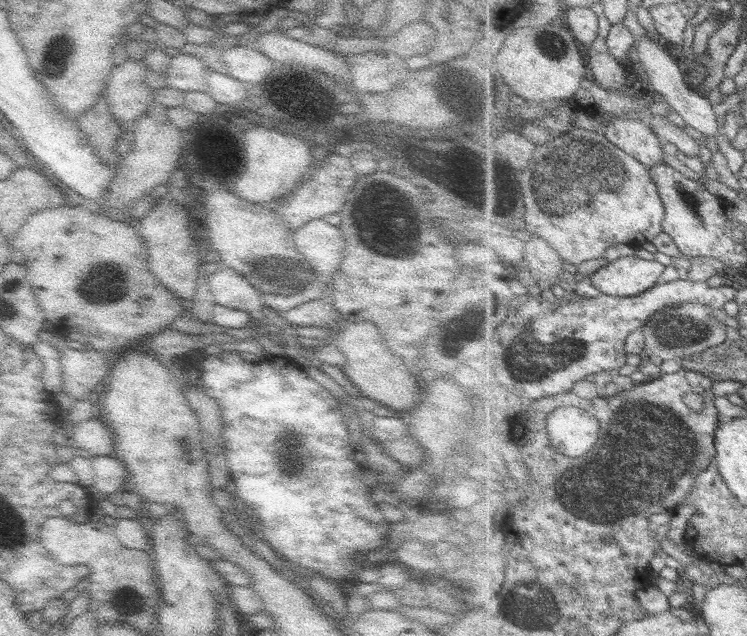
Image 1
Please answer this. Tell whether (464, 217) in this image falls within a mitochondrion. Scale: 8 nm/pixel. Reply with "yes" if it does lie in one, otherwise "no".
no

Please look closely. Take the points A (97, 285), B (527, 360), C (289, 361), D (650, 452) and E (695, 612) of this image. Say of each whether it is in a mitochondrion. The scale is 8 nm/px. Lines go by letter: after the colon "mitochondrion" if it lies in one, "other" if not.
A: mitochondrion
B: mitochondrion
C: other
D: mitochondrion
E: other

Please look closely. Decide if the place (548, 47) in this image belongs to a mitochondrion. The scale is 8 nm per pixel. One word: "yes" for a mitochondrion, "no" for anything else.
yes

